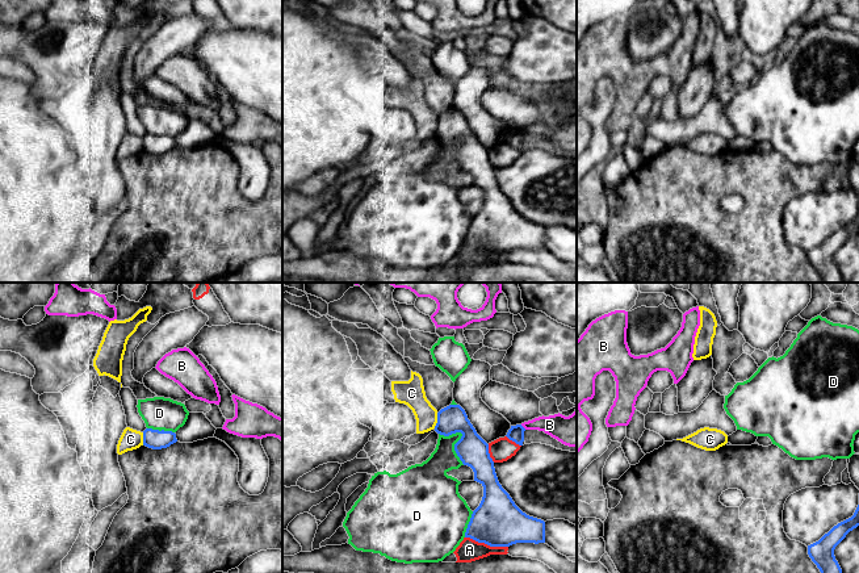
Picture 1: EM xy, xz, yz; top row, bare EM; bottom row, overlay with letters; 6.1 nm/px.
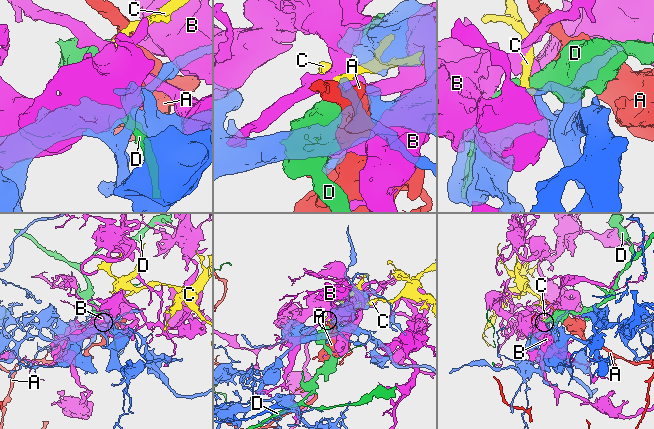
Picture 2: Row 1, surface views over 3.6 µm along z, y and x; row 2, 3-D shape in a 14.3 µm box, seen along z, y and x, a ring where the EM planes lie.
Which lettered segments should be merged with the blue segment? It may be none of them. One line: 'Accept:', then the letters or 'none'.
Accept: none

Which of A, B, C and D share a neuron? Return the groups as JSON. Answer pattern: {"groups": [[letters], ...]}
{"groups": [["A"], ["B"], ["C"], ["D"]]}

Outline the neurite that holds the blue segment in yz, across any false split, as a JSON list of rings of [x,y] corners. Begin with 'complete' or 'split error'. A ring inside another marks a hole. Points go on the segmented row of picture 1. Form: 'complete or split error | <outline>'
complete | [[[859,505],[854,515],[825,534],[818,541],[808,545],[808,555],[821,573],[842,573],[834,549],[846,535],[859,526]]]

